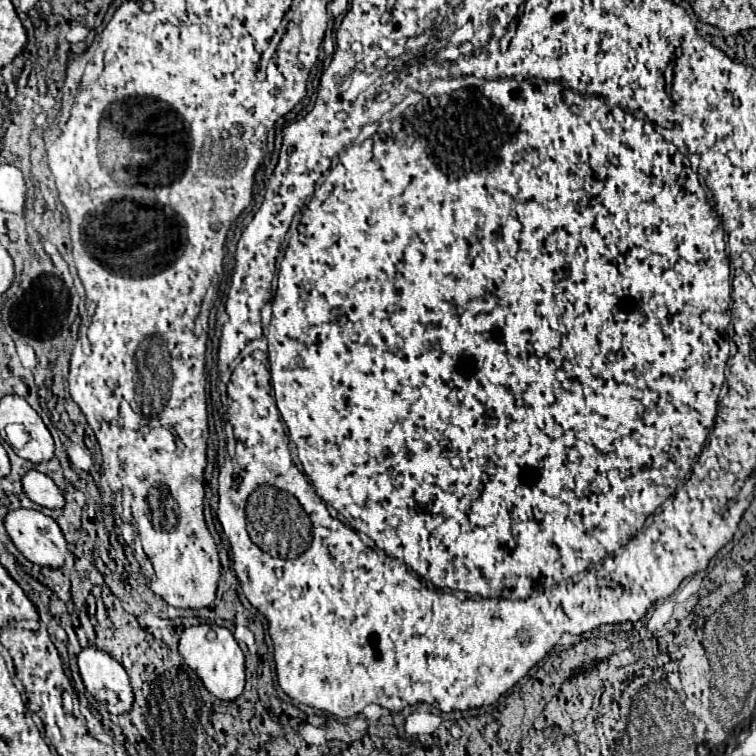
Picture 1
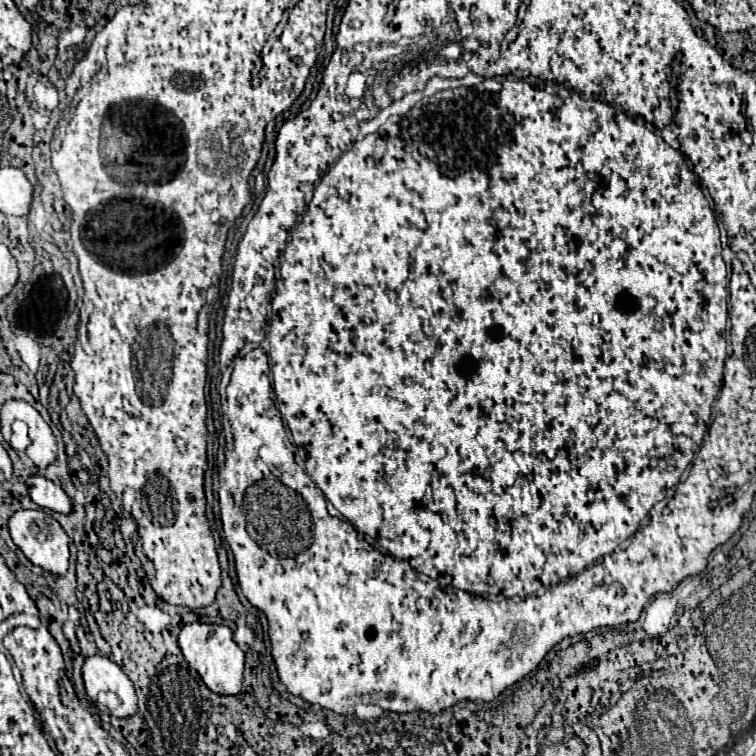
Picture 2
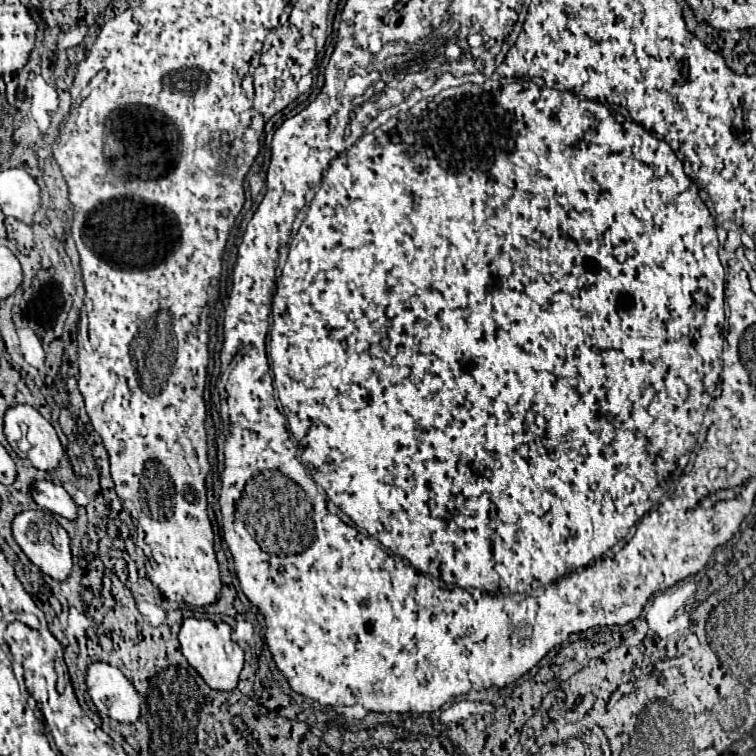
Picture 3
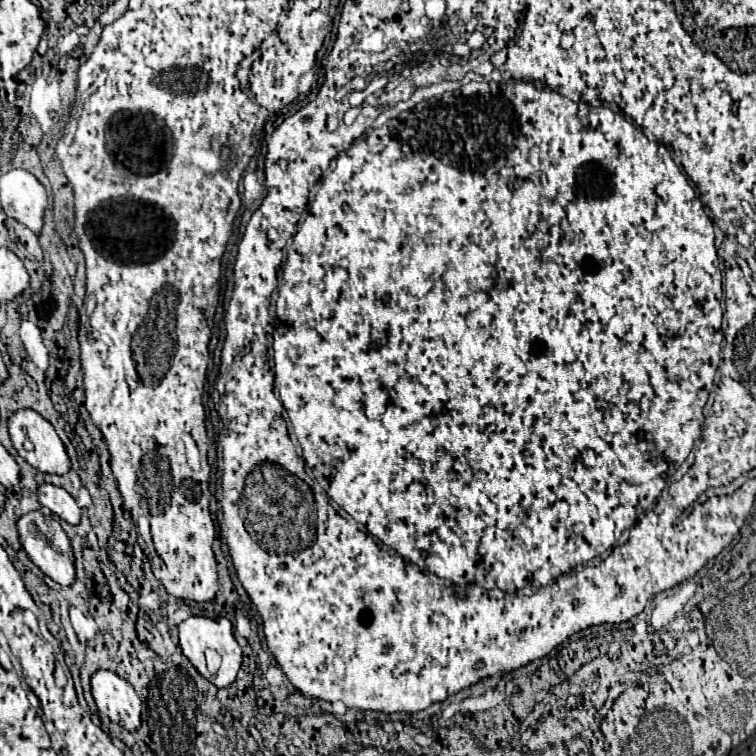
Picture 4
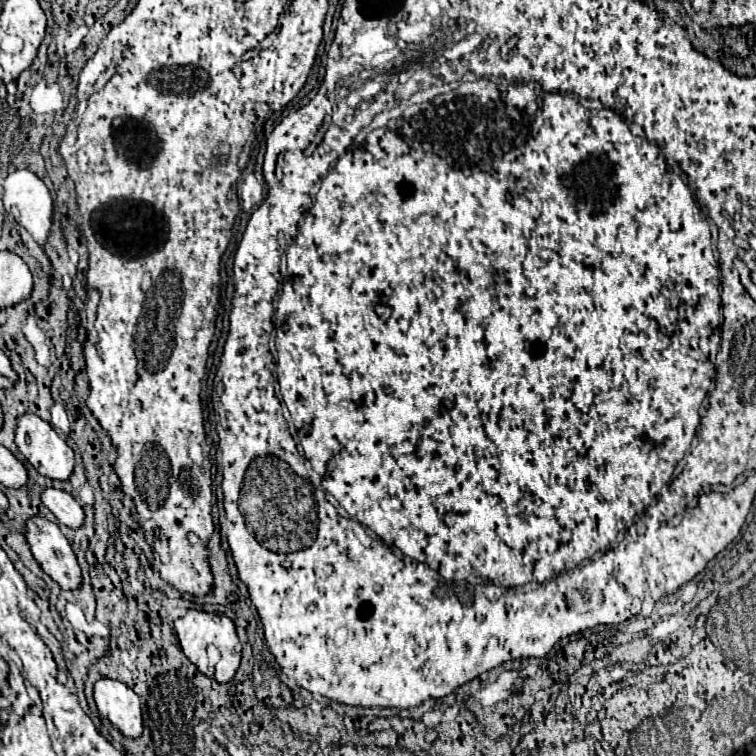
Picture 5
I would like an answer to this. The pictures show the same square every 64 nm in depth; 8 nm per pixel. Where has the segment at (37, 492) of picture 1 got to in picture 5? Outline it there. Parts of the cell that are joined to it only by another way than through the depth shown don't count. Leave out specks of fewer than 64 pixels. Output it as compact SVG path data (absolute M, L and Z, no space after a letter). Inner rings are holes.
M46 488L42 492L42 502L58 518L60 524L74 528L74 530L84 526L84 510L68 492L56 490L56 488Z

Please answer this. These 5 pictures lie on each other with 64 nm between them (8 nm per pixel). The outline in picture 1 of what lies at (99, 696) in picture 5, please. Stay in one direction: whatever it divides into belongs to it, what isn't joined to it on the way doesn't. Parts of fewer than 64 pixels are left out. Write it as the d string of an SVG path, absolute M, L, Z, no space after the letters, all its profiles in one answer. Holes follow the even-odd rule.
M84 648L78 654L78 666L84 686L92 696L98 696L102 690L112 690L114 694L118 694L116 704L106 704L110 714L124 714L132 708L134 694L128 674L124 666L110 654L96 648Z

